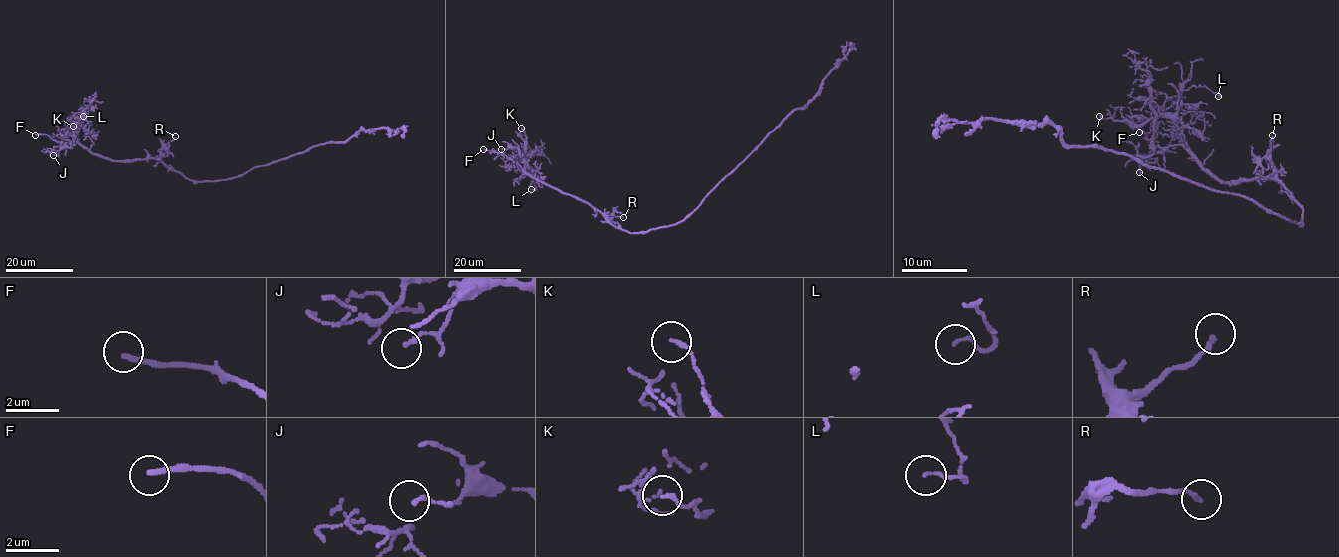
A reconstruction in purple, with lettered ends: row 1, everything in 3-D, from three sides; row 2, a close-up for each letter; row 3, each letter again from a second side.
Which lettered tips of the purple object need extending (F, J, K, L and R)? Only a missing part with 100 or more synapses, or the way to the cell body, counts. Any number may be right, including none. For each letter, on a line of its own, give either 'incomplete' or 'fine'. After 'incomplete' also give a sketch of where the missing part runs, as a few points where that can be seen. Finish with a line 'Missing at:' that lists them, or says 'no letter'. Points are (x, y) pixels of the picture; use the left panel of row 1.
F: incomplete
J: fine
K: fine
L: fine
R: fine
Missing at: F

